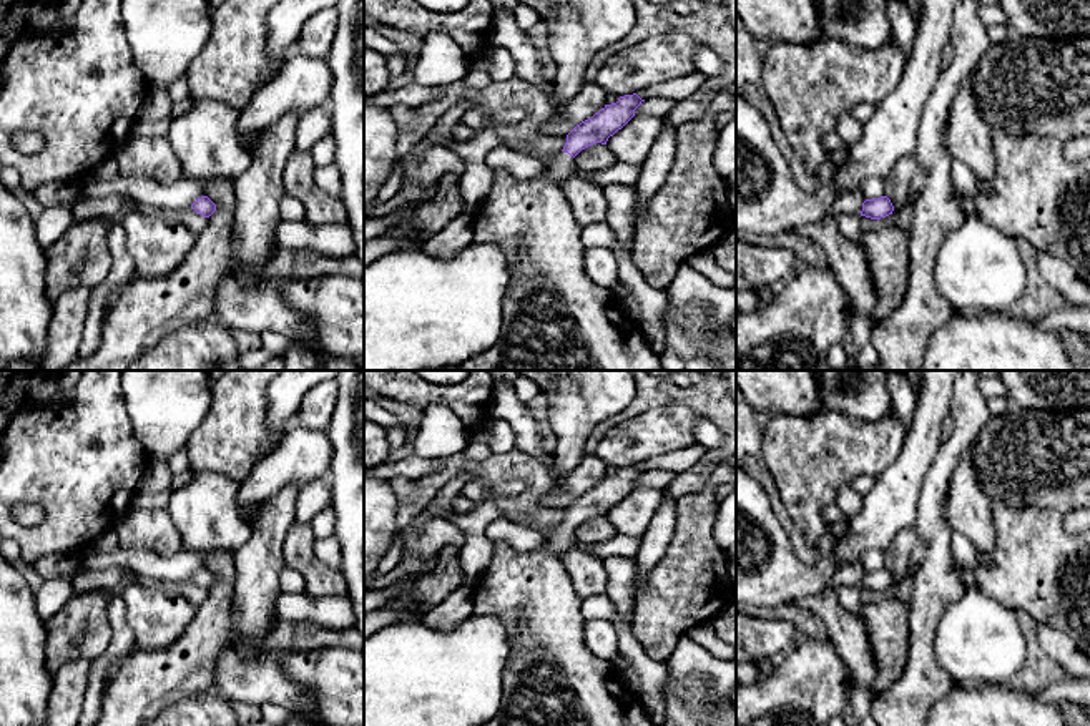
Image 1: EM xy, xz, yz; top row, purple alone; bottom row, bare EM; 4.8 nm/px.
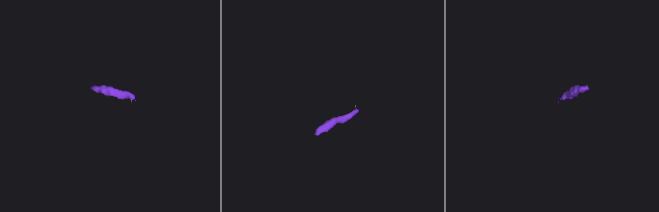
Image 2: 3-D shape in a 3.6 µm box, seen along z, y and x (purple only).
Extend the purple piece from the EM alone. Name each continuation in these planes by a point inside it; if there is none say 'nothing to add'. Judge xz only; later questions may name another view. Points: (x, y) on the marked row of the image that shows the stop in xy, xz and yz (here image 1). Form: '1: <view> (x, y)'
1: xz (559, 168)

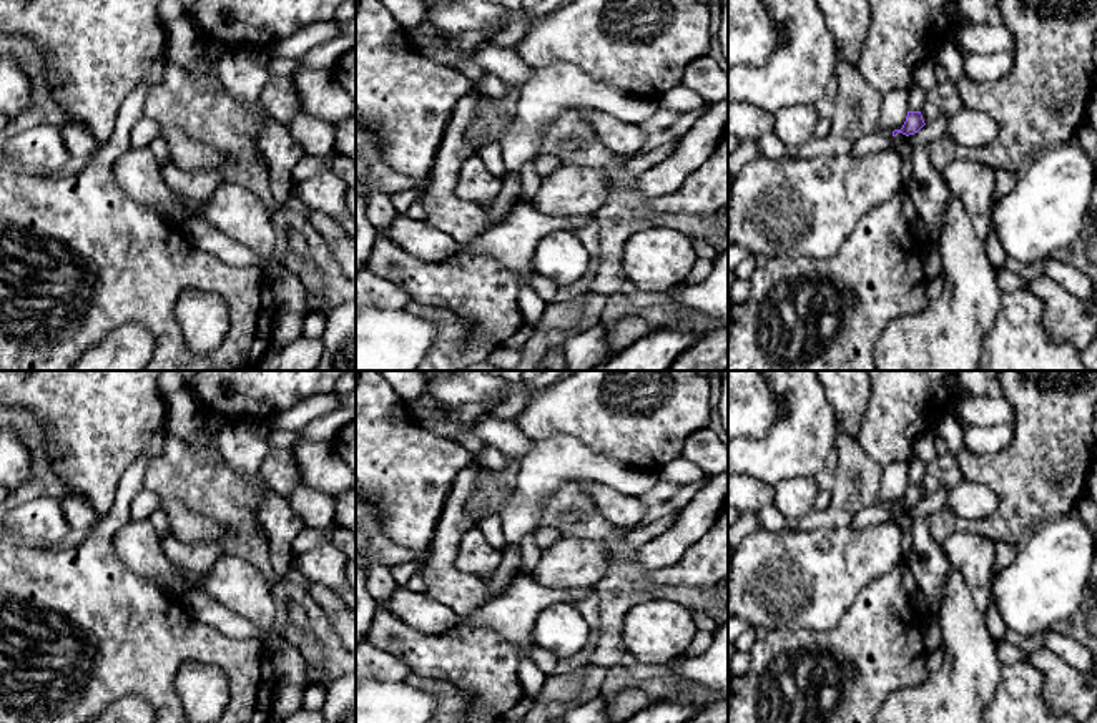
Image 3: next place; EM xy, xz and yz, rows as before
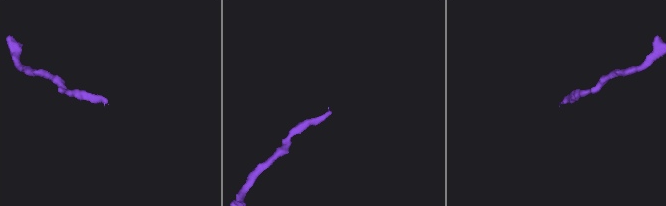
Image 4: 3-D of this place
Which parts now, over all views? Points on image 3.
1: yz (878, 140)

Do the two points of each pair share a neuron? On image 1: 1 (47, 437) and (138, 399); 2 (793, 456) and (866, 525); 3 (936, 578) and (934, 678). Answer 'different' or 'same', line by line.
1: different
2: different
3: same

